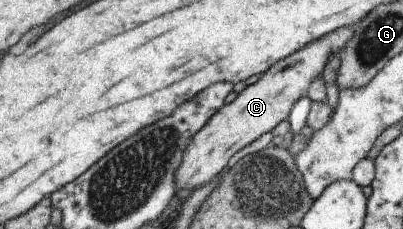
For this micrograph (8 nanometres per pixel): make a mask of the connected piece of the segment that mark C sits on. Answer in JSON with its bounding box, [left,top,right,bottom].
[174,27,352,191]

